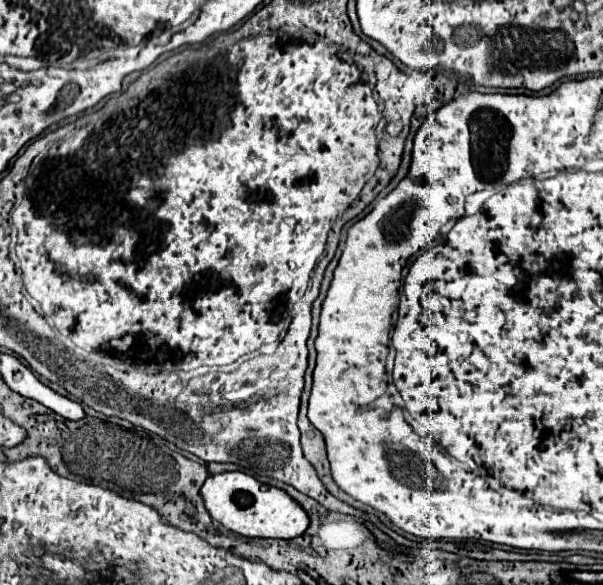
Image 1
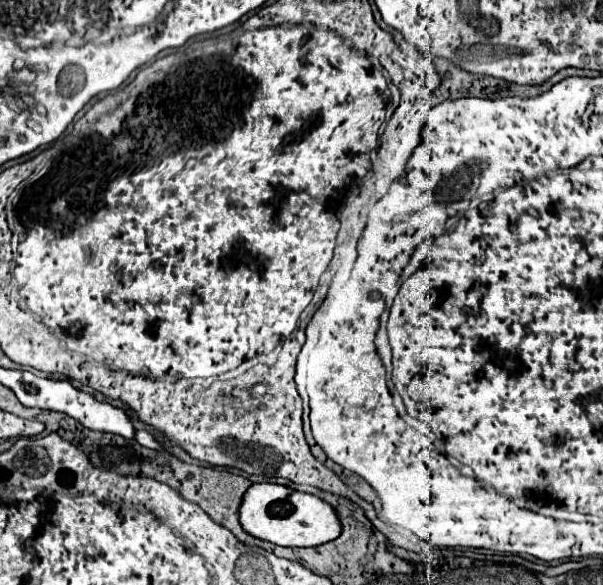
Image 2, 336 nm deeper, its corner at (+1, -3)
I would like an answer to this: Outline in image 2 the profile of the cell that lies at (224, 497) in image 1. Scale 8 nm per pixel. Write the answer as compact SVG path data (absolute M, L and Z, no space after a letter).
M255 483L245 491L239 505L239 523L249 535L283 547L321 545L341 533L337 513L329 503L277 483Z

